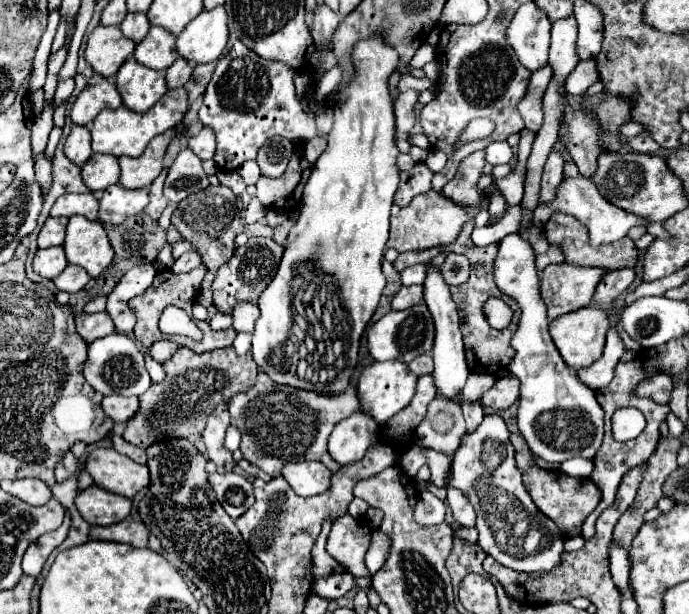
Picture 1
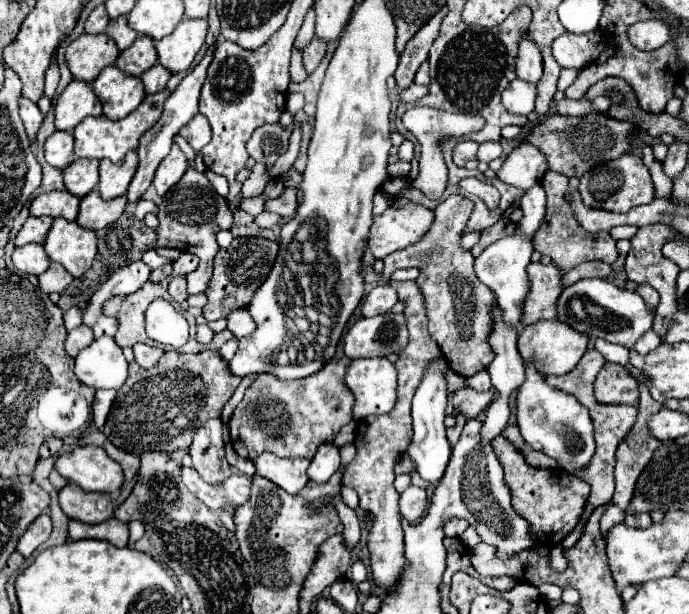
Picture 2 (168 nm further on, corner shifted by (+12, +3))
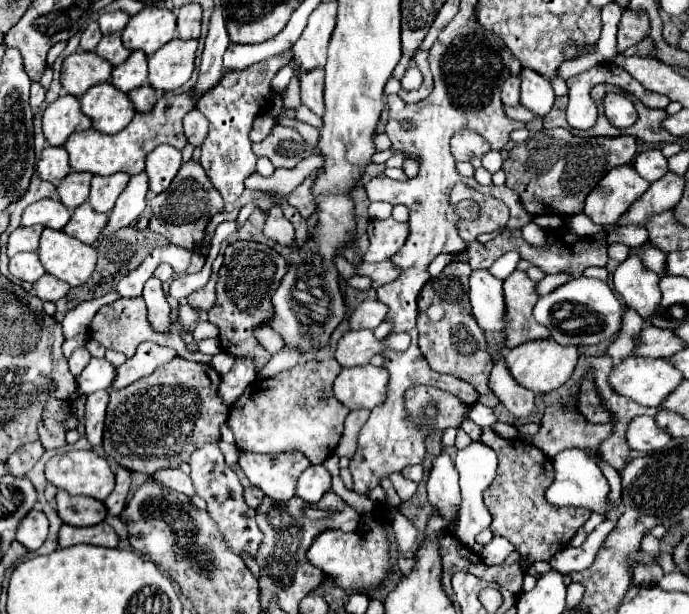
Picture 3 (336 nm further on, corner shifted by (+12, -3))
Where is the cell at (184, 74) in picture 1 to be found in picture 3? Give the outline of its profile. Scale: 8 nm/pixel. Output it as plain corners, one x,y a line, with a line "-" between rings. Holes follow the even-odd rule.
140,86
132,92
128,92
128,96
130,96
136,112
150,112
156,104
156,90
152,86

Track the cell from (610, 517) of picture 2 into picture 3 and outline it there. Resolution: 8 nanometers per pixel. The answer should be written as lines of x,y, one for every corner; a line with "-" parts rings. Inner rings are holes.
596,458
596,462
598,462
598,466
600,466
602,474
608,478
608,484
612,486
612,492
610,492
612,500
620,504
620,472
618,472
618,470
614,470
612,466
608,466
608,462
604,462
602,458

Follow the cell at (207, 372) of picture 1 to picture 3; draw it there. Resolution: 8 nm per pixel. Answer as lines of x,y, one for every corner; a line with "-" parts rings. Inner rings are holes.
174,358
154,374
136,380
128,388
110,392
104,452
106,458
128,472
152,474
160,468
180,468
198,446
220,440
220,426
228,408
218,398
220,376
210,364

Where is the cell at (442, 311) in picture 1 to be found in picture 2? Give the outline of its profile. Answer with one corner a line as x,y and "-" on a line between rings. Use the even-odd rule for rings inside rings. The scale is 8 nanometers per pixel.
438,356
436,360
432,360
428,364
428,368
424,370
422,382
414,394
414,402
412,402
412,418
414,418
414,436
412,442
408,446
408,456
412,458
416,472
430,484
436,484
446,470
446,464
450,460
450,444
446,440
446,428
444,428
444,410
446,410
446,402
448,402
448,390
446,390
446,372
448,372
448,362
444,360
444,356

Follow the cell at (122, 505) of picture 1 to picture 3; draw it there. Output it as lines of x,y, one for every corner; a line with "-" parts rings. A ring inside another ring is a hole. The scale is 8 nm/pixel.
64,490
56,494
56,510
64,524
70,526
94,526
106,516
106,506
100,500
88,496
70,496

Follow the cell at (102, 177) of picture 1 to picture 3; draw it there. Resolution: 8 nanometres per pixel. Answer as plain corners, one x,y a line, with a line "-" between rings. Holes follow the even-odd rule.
70,172
62,182
60,182
60,202
68,208
78,208
88,200
90,192
90,180
92,174
88,172

